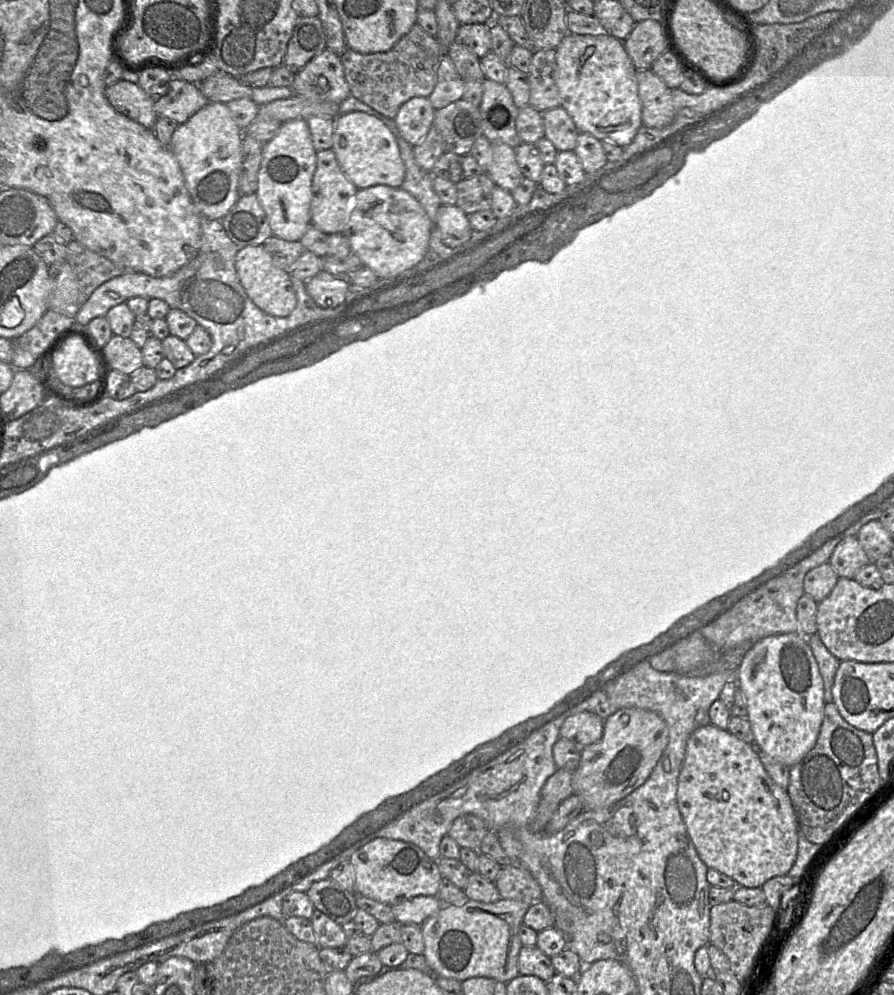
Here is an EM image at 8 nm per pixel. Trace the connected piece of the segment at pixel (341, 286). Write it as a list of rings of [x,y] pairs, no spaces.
[[[321,271],[306,281],[306,289],[317,305],[323,308],[343,306],[349,289],[347,273],[336,277]]]

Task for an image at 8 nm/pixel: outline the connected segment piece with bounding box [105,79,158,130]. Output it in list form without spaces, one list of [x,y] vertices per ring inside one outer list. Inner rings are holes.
[[[121,79],[106,87],[105,97],[116,111],[141,124],[147,129],[152,130],[158,120],[158,115],[153,108],[154,100],[138,84]]]

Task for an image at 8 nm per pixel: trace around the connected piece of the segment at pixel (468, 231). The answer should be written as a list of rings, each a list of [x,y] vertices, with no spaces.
[[[442,204],[437,212],[436,224],[441,241],[448,247],[457,247],[468,241],[473,231],[468,215],[456,204]]]

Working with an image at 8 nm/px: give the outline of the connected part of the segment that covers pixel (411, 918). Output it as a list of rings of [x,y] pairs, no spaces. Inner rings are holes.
[[[416,896],[392,906],[392,912],[400,925],[421,926],[441,907],[438,896]]]

